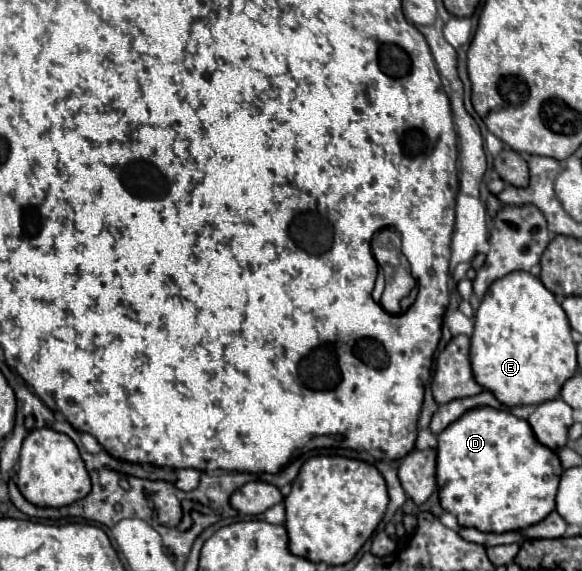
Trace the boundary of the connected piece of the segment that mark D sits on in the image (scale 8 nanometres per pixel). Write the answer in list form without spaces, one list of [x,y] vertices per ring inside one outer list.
[[[477,407],[453,421],[437,437],[437,487],[445,511],[457,517],[461,527],[475,527],[485,533],[505,533],[527,529],[555,509],[555,495],[561,477],[561,463],[555,451],[537,443],[527,421],[517,419],[507,409]]]

